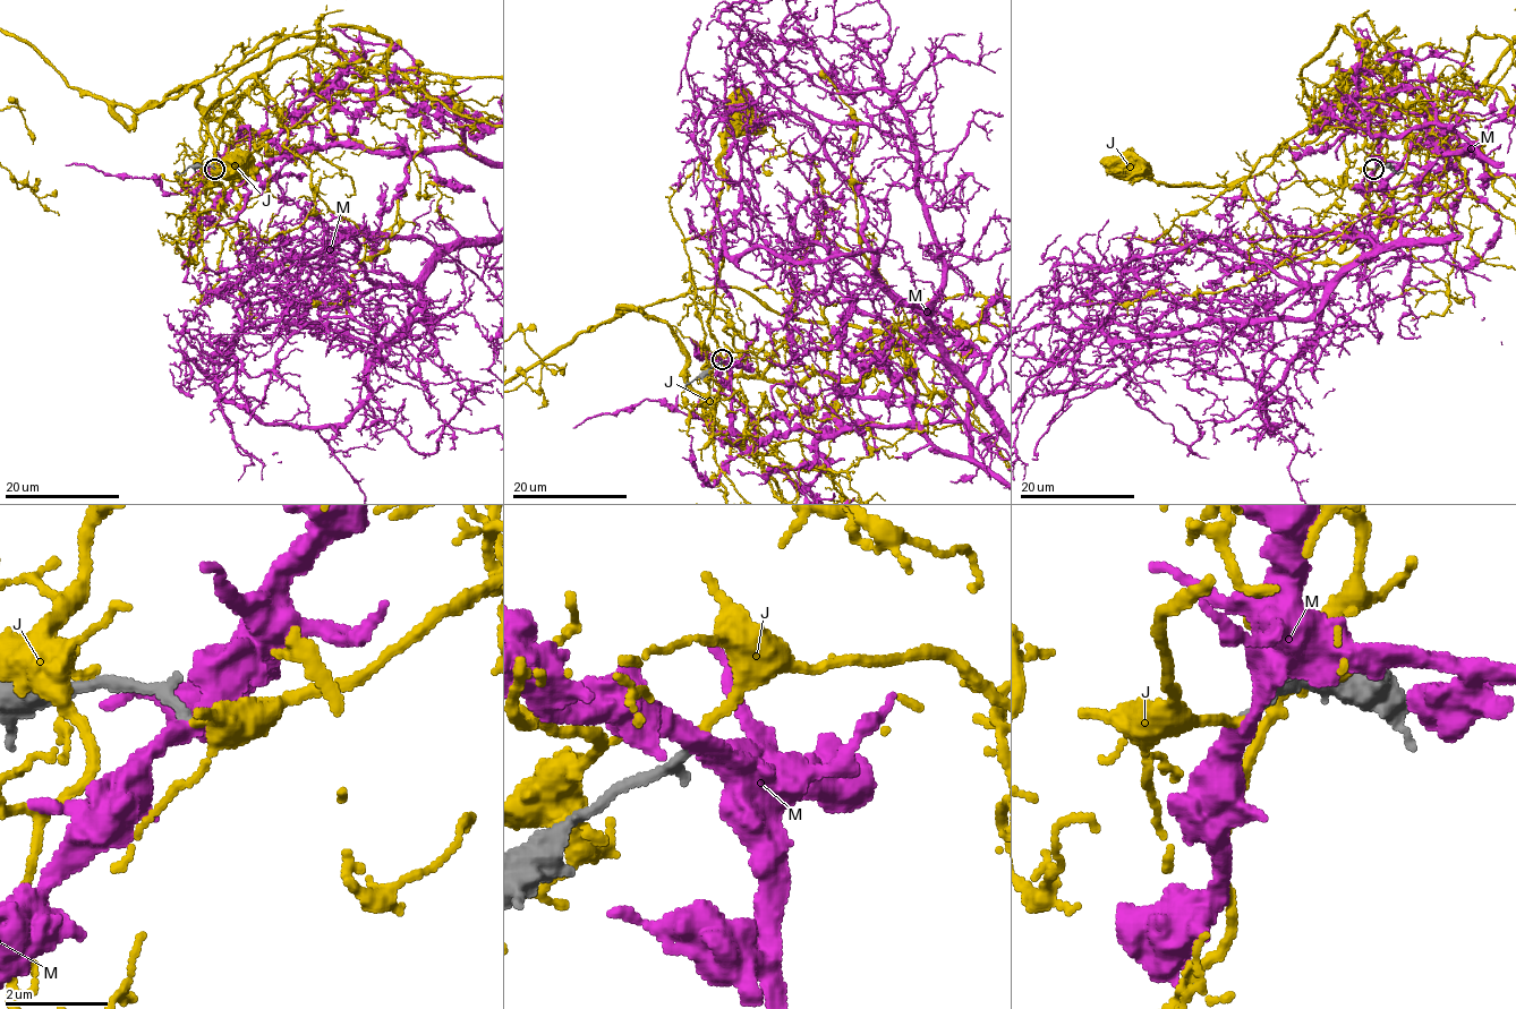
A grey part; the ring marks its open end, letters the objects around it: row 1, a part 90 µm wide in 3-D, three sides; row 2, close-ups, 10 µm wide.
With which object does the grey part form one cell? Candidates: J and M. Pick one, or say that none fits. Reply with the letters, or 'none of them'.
J

